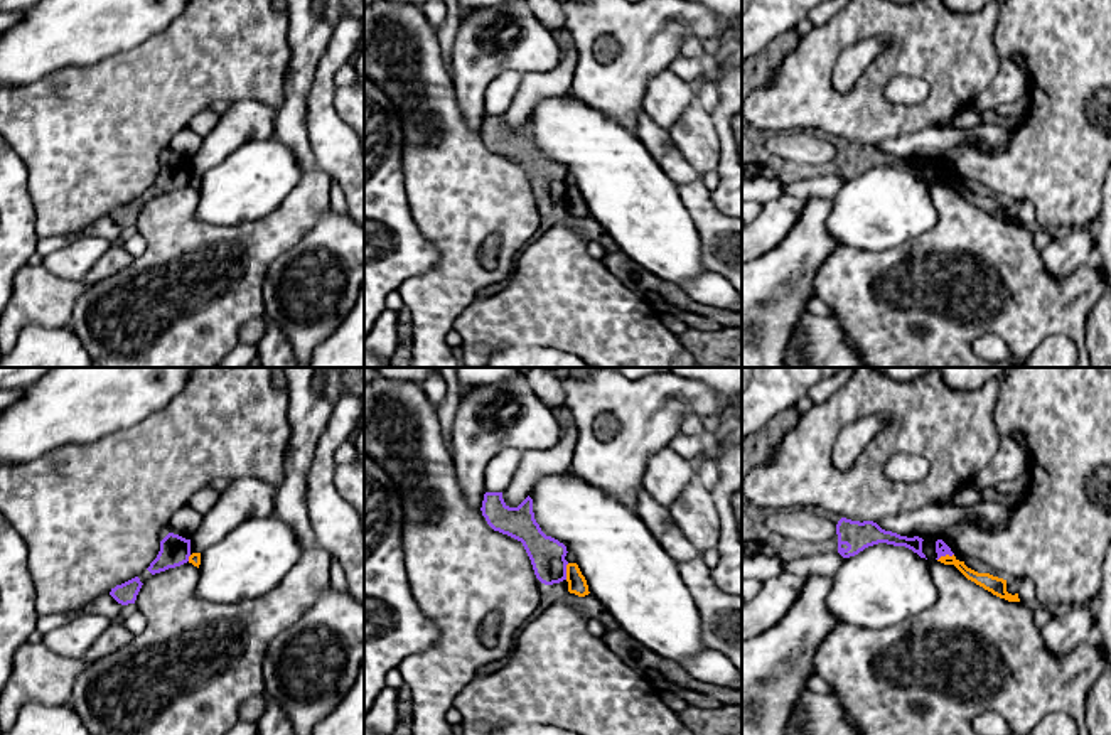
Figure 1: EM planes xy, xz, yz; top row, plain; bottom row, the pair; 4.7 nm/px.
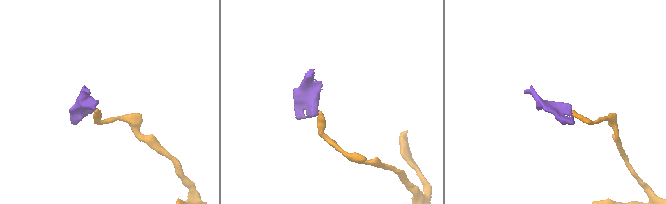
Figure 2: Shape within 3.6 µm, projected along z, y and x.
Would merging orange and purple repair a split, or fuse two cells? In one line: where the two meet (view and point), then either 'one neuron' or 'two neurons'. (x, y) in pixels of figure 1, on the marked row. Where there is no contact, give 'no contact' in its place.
meets orange in xz at (567, 572); two neurons

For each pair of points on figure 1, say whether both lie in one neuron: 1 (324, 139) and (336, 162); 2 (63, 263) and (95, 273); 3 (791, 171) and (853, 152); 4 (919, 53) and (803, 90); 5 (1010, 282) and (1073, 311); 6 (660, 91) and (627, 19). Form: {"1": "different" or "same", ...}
{"1": "same", "2": "different", "3": "same", "4": "same", "5": "same", "6": "different"}

